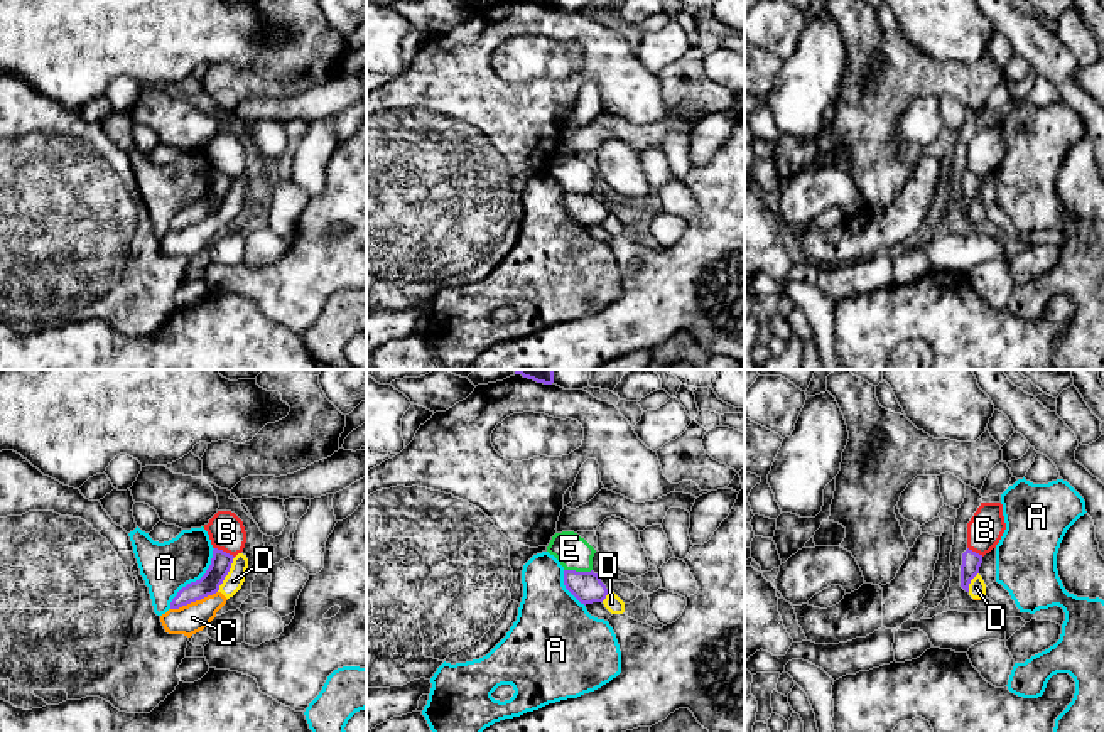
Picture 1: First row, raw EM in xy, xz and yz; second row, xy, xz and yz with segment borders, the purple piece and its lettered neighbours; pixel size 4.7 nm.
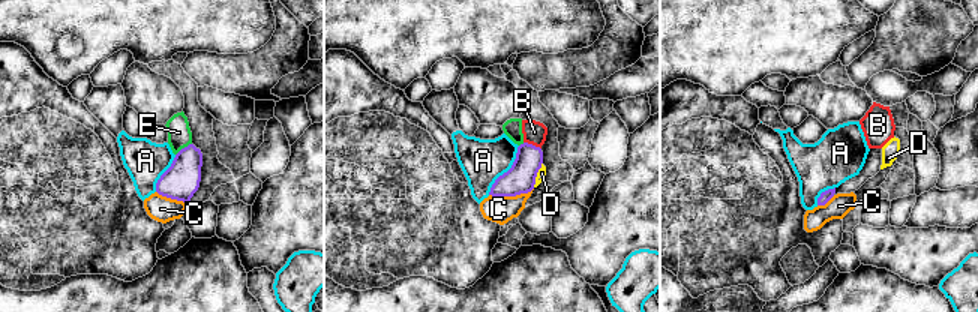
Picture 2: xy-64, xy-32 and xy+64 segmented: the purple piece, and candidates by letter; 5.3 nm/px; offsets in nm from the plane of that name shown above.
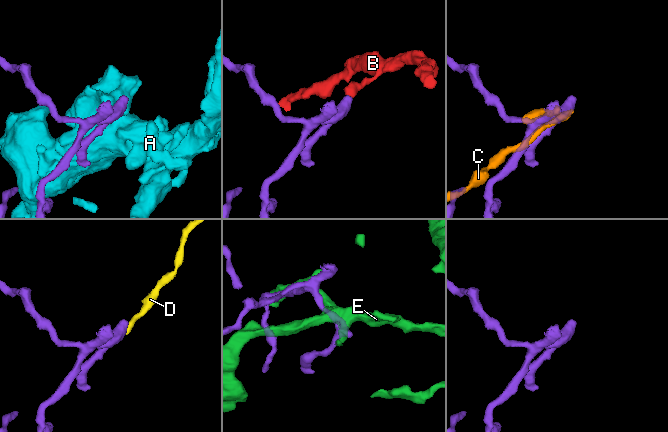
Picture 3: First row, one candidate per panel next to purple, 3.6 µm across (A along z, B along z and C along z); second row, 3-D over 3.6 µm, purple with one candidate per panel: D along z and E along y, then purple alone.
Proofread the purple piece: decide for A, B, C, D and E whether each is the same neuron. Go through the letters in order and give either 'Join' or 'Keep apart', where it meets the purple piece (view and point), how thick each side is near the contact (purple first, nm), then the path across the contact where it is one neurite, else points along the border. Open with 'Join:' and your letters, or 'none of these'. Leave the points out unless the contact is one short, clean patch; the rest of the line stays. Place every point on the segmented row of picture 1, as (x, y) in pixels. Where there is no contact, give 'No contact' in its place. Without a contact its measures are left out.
Join: none of these
A: Keep apart. Touches purple at xy (196, 581). Thickness 100 nm (purple) against 240 nm
B: Keep apart. Touches purple at xy (225, 552). Thickness 100 nm (purple) against 170 nm. Boundary: xy (215, 547), (233, 557)
C: Keep apart. Touches purple at xy (193, 601). Thickness 100 nm (purple) against 140 nm
D: Keep apart. Touches purple at xy (227, 574). Thickness 100 nm (purple) against 90 nm. Boundary: xy (235, 557), (216, 591)
E: Keep apart. Touches purple at xz (578, 572). Thickness 150 nm (purple) against 160 nm

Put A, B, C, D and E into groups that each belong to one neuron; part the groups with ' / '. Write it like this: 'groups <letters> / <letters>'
groups A / B / C D / E

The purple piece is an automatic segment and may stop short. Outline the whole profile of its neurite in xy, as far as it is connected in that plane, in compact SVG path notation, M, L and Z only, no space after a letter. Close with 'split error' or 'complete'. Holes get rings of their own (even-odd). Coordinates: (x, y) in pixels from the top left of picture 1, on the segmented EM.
M214 548L211 565L206 570L206 573L199 580L182 587L172 599L170 609L179 609L182 606L187 606L191 602L216 594L231 568L233 558L235 558L233 555Z; complete

